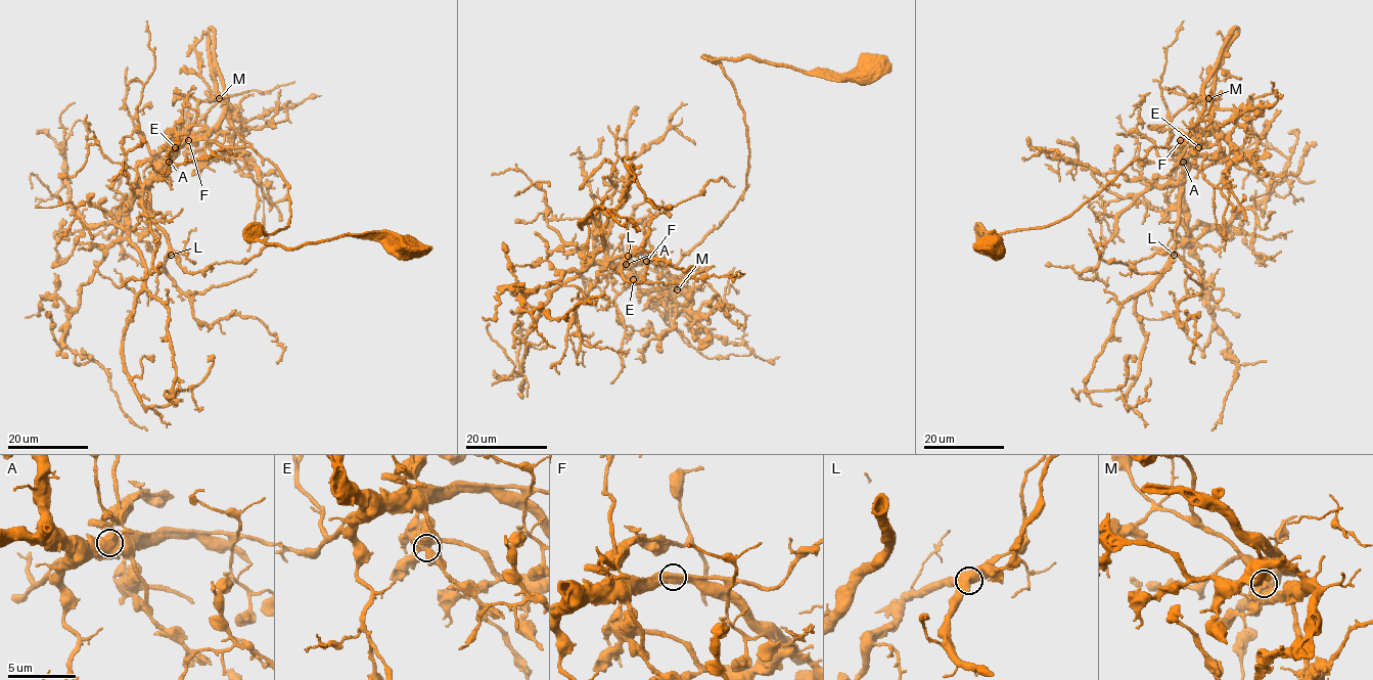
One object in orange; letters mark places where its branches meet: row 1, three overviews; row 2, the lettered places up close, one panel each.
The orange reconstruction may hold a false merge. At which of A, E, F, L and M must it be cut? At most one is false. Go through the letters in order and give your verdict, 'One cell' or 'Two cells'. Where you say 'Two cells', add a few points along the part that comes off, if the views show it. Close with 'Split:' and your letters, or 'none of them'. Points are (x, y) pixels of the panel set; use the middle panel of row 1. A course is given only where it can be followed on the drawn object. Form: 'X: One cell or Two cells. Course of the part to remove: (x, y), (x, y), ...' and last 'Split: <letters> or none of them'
A: One cell
E: One cell
F: One cell
L: One cell
M: One cell
Split: none of them

